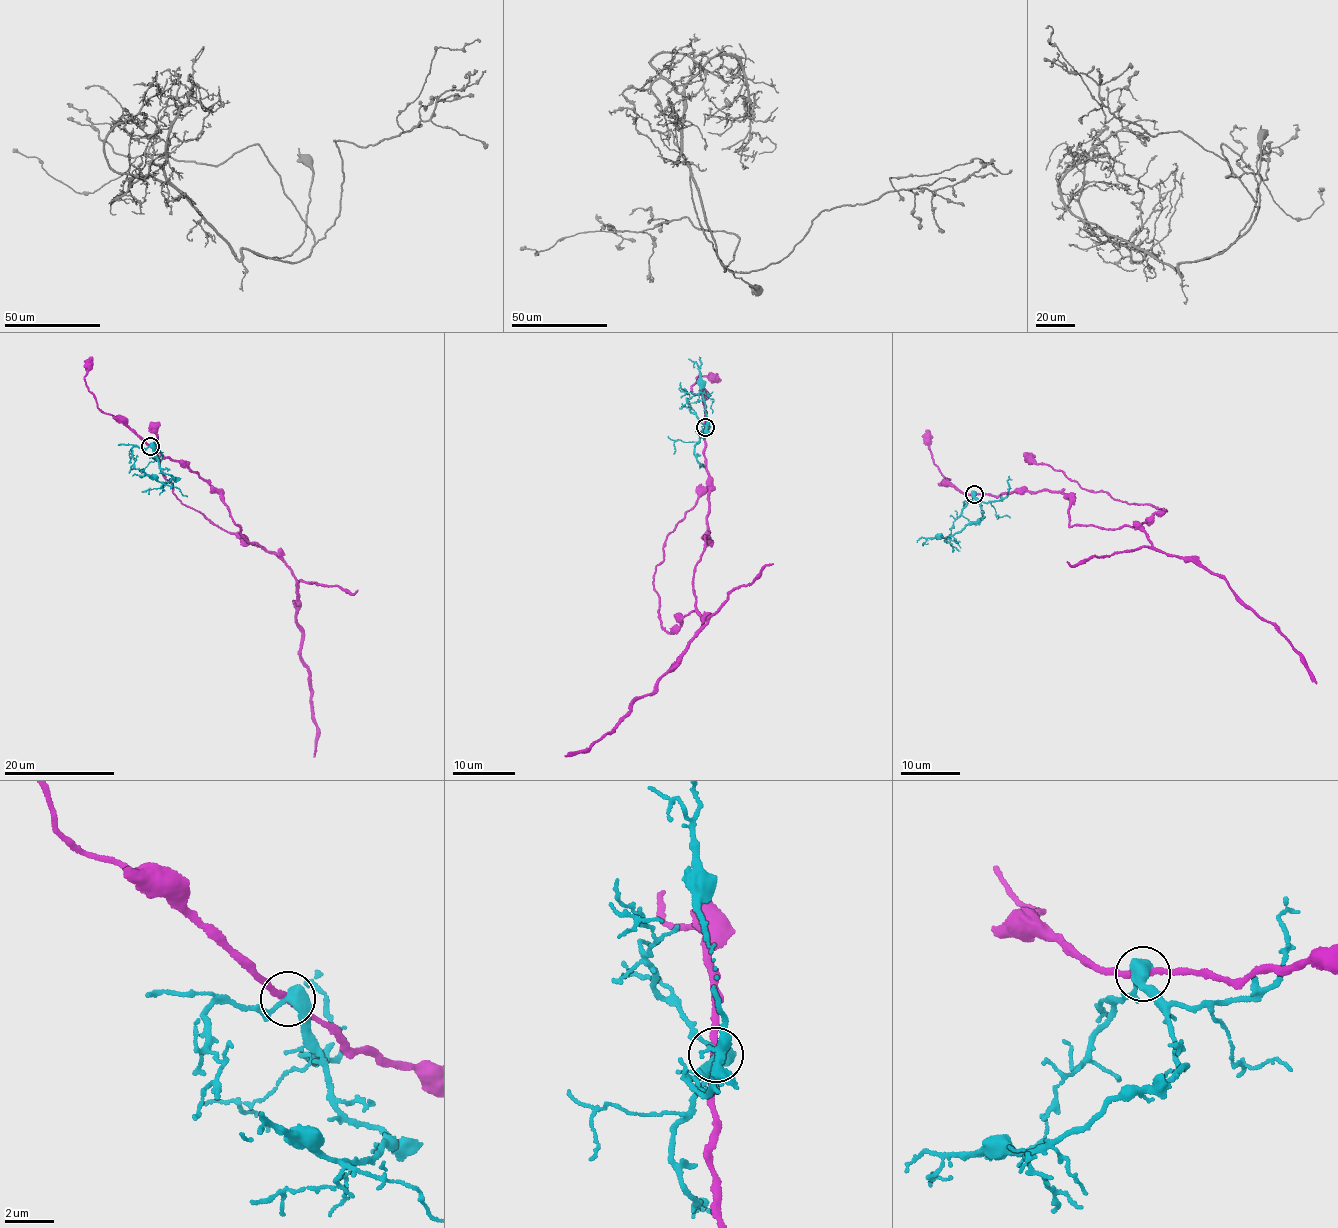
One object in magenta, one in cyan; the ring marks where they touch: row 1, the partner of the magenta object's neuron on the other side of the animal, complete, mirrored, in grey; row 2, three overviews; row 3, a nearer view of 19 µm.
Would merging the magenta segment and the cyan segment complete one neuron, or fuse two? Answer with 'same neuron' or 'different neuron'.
different neuron

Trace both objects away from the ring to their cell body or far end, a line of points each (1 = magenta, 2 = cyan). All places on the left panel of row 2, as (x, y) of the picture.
1: (150, 446), (208, 481), (241, 534), (289, 567), (318, 728), (314, 756)
2: (150, 446), (159, 468), (173, 479), (160, 481), (147, 474), (140, 478), (132, 475)

